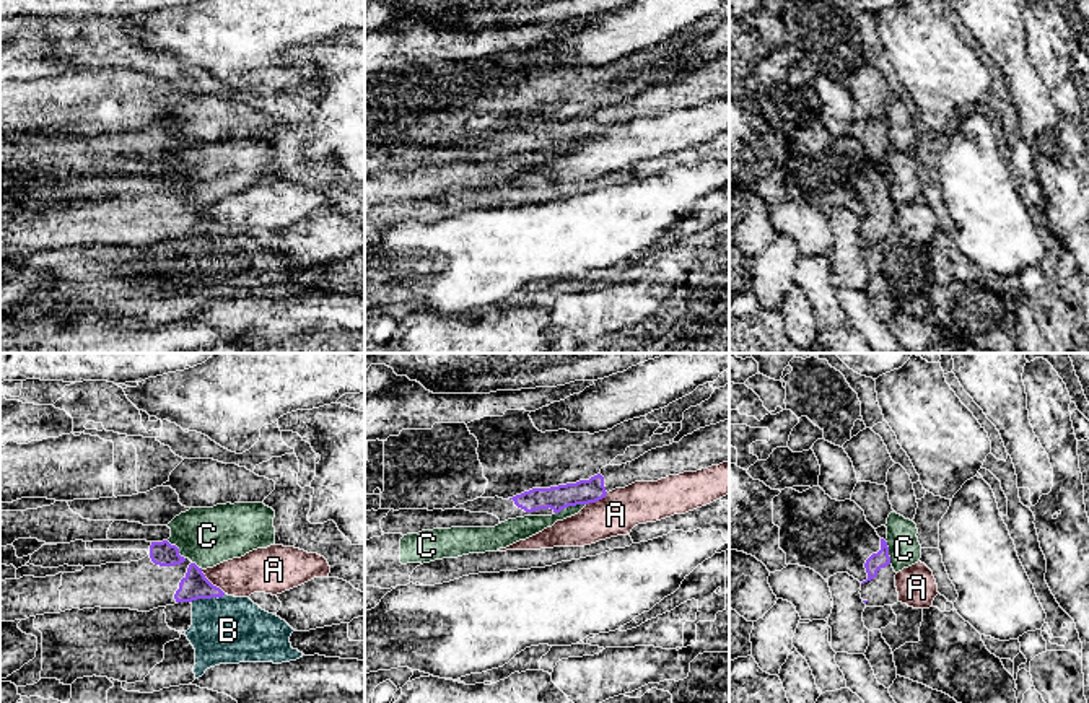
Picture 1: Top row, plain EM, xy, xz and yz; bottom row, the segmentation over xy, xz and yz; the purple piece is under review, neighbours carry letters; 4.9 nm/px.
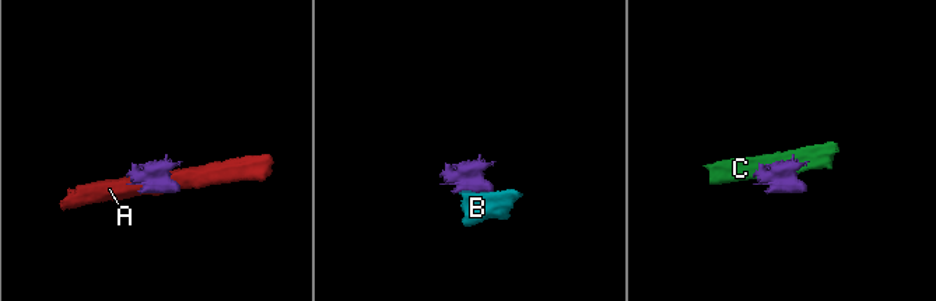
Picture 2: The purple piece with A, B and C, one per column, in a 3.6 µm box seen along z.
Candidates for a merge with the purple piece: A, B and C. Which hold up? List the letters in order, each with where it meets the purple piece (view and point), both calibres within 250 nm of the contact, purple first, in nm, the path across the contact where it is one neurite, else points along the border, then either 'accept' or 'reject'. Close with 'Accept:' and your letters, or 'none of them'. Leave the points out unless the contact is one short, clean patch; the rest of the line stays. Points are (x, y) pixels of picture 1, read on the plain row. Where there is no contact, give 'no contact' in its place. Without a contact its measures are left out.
A: contact xy (210, 218); calibres 130 and 200 nm; border xy (201, 205), (225, 228); reject
B: contact xy (207, 233); calibres 130 and 340 nm; border xy (225, 230), (201, 233), (191, 238); reject
C: contact xz (570, 140); calibres 120 and 110 nm; border xz (585, 139), (565, 142), (555, 150); reject
Accept: none of them

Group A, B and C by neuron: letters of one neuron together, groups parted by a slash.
A / B / C

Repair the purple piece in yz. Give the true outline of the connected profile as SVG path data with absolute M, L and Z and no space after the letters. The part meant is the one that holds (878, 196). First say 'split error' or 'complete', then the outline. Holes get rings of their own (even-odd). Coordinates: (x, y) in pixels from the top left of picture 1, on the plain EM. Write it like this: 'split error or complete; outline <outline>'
split error; outline M881 174L881 186L866 195L864 203L868 215L861 218L859 229L866 242L884 242L897 239L897 208L890 200L889 182L884 174Z

